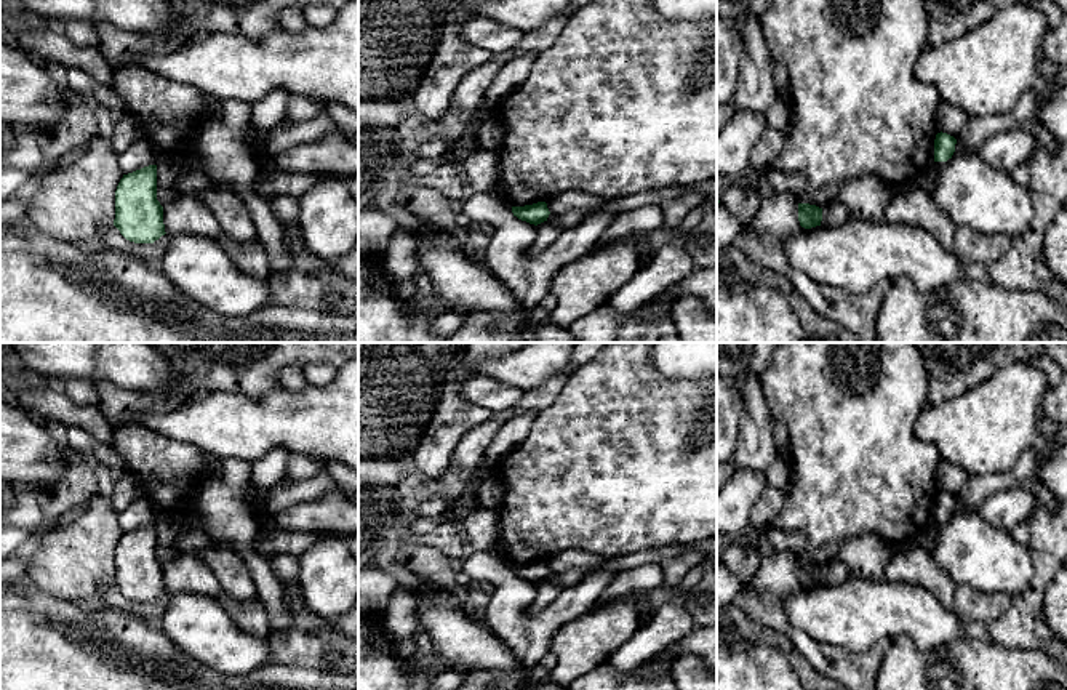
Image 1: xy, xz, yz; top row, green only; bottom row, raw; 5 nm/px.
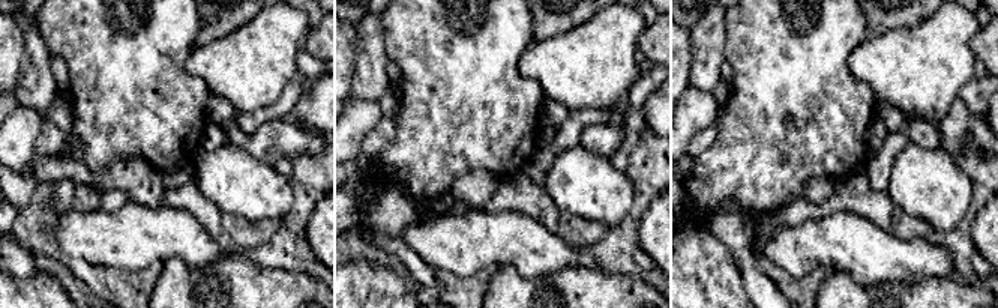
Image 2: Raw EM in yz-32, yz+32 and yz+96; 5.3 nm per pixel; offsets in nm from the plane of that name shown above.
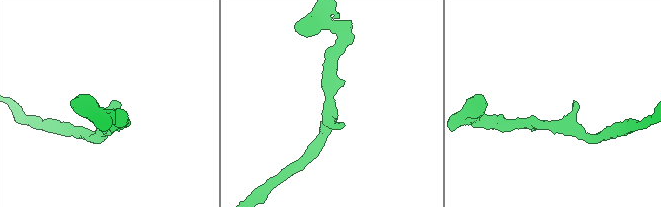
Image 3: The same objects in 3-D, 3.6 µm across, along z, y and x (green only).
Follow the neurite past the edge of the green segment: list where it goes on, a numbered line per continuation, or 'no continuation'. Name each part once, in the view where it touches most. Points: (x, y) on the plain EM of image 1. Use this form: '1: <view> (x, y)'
no continuation

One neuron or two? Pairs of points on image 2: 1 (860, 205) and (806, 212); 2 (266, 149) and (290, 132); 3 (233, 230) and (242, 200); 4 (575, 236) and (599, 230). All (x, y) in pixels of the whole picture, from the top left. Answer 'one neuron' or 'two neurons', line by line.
1: one neuron
2: one neuron
3: two neurons
4: one neuron

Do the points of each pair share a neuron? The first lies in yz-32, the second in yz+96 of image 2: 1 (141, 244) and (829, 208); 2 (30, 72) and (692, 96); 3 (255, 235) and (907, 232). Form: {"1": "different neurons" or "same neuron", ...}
{"1": "different neurons", "2": "different neurons", "3": "same neuron"}

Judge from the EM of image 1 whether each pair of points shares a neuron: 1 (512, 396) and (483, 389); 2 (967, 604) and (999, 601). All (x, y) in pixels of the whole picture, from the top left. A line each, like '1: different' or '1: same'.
1: same
2: same

